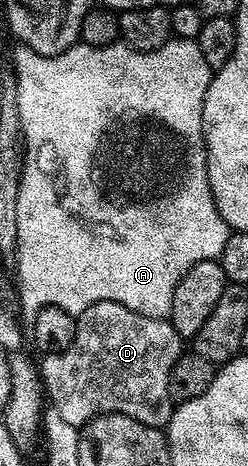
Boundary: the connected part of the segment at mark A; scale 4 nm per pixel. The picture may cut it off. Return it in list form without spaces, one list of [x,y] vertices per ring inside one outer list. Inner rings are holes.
[[[172,38],[163,48],[159,48],[156,52],[135,52],[128,50],[125,43],[122,42],[109,44],[108,47],[101,50],[96,50],[92,46],[79,42],[58,56],[41,56],[25,46],[19,47],[17,50],[19,51],[18,68],[16,67],[19,118],[22,123],[22,131],[26,142],[25,155],[29,159],[30,156],[34,159],[34,164],[27,163],[23,167],[22,181],[20,182],[20,200],[16,202],[16,230],[18,231],[18,255],[16,257],[18,272],[16,271],[16,283],[18,286],[18,297],[22,303],[20,309],[21,319],[26,322],[33,322],[38,311],[48,306],[56,306],[60,310],[68,310],[68,314],[77,317],[84,310],[88,310],[88,306],[92,306],[96,302],[120,302],[120,306],[128,306],[128,310],[136,310],[148,318],[156,318],[157,320],[167,319],[172,310],[172,294],[176,290],[180,278],[196,262],[218,260],[224,250],[224,242],[228,242],[232,231],[224,222],[220,210],[216,208],[216,202],[212,198],[212,190],[208,182],[208,158],[206,157],[206,139],[204,138],[204,94],[208,94],[212,69],[208,66],[208,62],[204,62],[204,54],[200,54],[200,46],[193,40]]]

